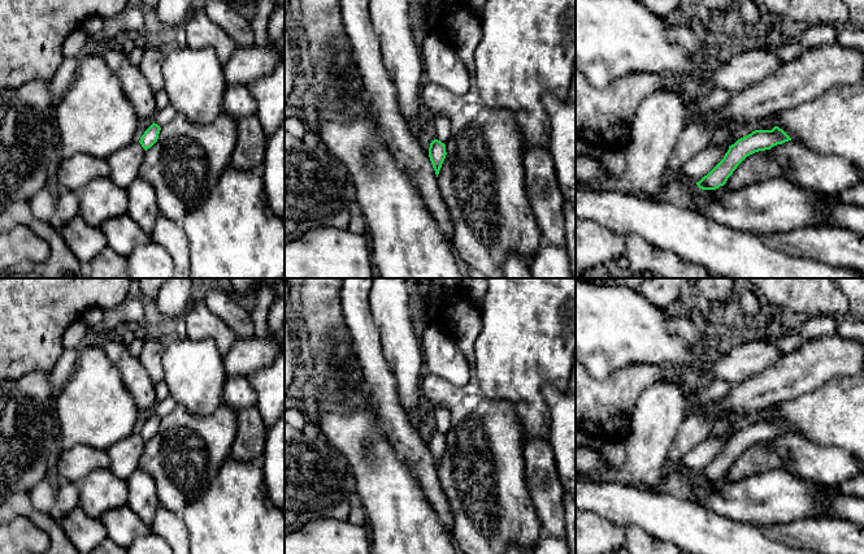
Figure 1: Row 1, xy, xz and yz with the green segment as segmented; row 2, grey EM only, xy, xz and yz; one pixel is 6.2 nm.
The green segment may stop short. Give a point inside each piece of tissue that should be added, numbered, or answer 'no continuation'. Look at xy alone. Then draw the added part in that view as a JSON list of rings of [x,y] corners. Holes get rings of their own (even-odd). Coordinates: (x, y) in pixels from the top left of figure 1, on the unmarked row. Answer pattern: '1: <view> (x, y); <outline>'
no continuation

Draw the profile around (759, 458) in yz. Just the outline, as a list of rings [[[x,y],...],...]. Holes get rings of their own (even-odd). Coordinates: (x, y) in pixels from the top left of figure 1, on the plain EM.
[[[770,441],[759,442],[747,447],[728,469],[724,477],[712,481],[715,490],[721,490],[725,484],[742,481],[767,471],[783,468],[785,462],[772,447]]]

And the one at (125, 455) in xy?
[[[139,433],[113,443],[105,451],[110,459],[109,469],[122,480],[127,480],[138,469],[146,441]]]

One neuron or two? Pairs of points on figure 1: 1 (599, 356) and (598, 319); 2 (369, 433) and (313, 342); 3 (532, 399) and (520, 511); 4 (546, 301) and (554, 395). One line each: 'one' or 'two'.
1: one
2: two
3: two
4: two

